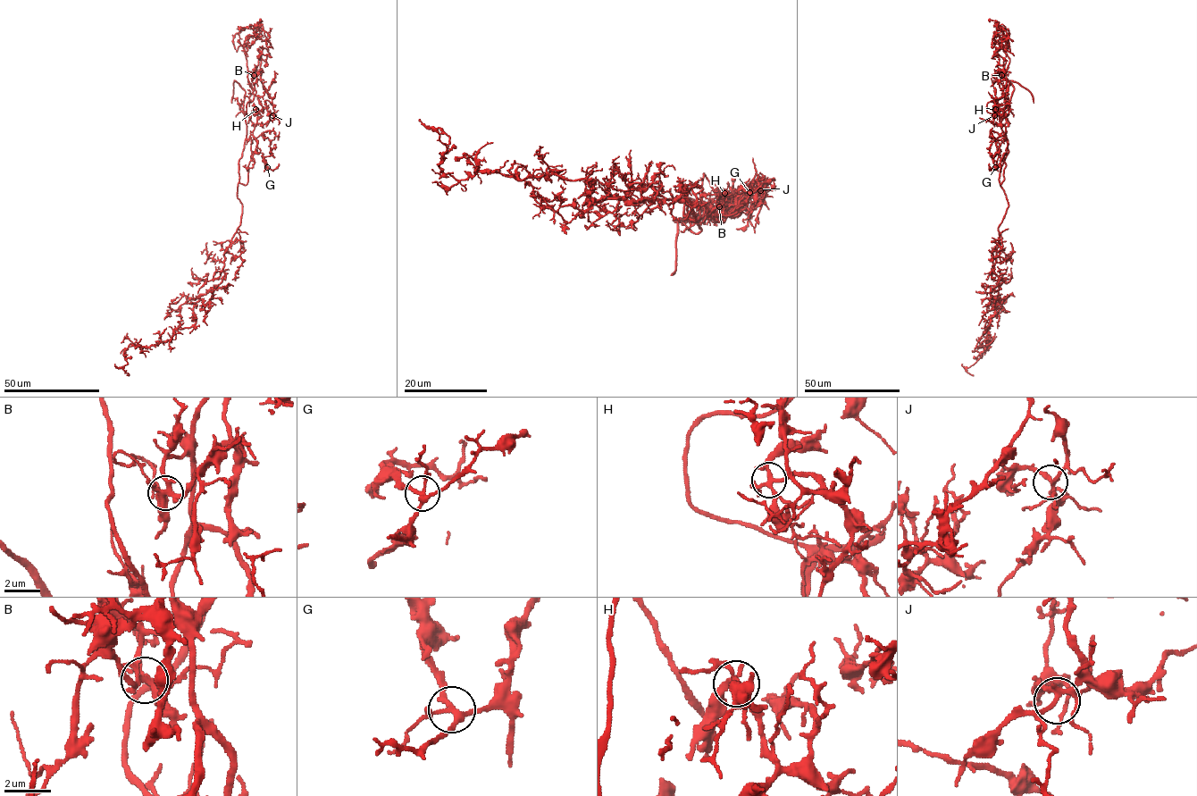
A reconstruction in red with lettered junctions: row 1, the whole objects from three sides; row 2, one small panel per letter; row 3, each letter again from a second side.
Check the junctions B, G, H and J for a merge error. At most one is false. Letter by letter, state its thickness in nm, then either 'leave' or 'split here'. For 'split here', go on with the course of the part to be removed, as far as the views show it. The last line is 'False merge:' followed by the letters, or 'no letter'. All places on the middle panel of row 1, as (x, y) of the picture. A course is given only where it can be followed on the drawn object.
B: 280 nm thick; leave
G: 240 nm thick; leave
H: 220 nm thick; leave
J: 200 nm thick; leave
False merge: no letter

